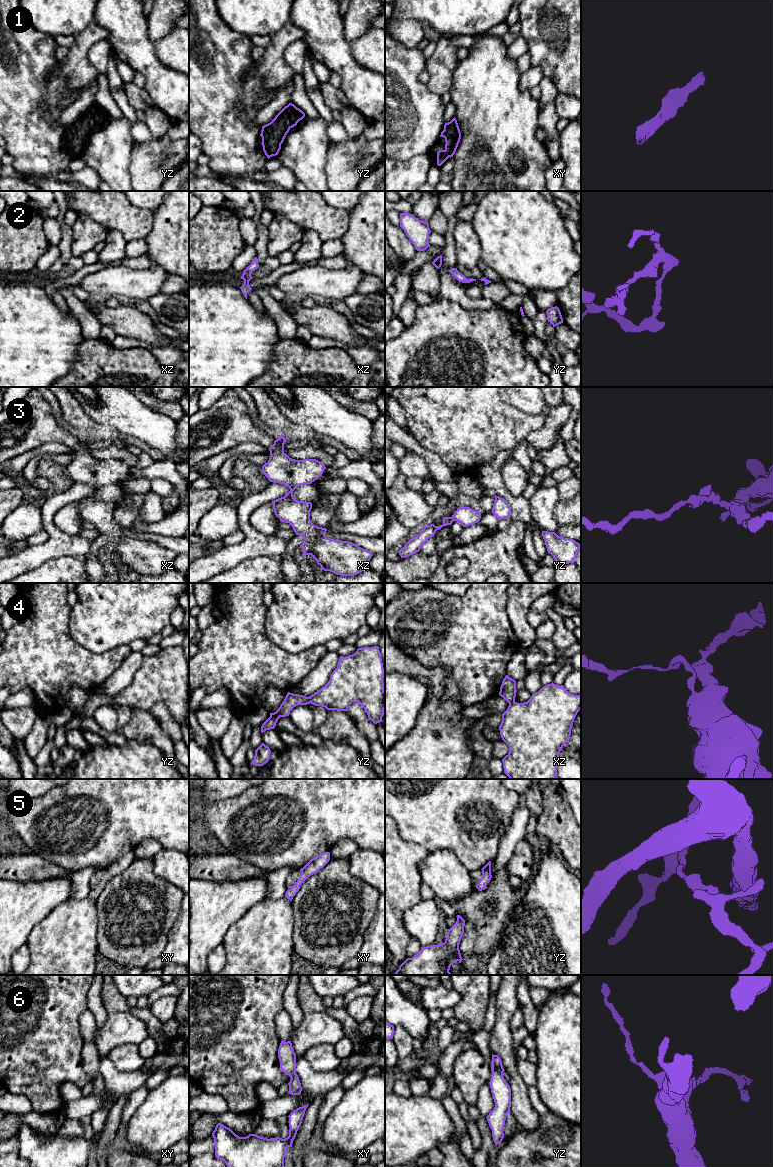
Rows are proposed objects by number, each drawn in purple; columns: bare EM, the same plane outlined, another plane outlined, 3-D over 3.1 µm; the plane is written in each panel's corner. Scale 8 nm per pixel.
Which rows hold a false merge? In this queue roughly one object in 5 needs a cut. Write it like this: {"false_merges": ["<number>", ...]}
{"false_merges": ["4"]}

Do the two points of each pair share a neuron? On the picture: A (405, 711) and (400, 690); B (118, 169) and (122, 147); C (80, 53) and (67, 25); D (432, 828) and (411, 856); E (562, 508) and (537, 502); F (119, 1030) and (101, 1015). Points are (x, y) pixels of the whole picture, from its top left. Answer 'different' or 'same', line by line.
A: same
B: same
C: different
D: different
E: different
F: different

